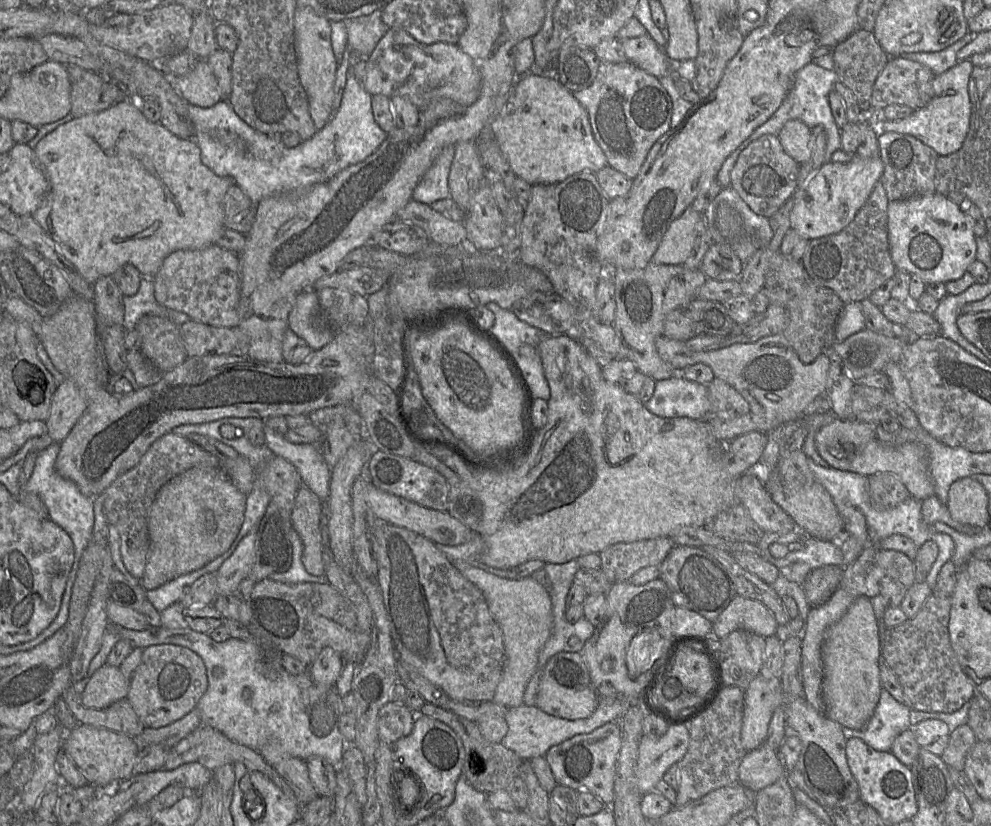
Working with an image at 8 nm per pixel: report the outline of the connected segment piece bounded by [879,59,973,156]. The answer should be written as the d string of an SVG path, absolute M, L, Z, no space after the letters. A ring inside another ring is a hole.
M969 59L958 61L945 72L933 79L933 96L923 107L901 120L886 120L880 132L898 132L911 135L931 147L939 156L947 156L958 151L967 135L971 116L971 103L968 93L969 77L973 64Z

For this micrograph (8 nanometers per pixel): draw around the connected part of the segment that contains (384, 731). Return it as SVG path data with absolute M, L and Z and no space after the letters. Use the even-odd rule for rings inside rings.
M388 701L378 713L377 725L380 741L391 745L410 734L416 715L404 702Z

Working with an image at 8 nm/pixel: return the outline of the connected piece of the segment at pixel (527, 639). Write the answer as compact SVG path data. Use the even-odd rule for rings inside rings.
M455 560L452 565L481 590L488 609L501 628L505 652L501 679L493 700L507 708L523 704L527 684L533 676L540 651L550 637L553 626L552 603L548 591L531 576L508 579L491 574L467 562Z

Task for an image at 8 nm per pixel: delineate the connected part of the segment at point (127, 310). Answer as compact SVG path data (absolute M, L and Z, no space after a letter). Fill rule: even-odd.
M145 276L135 294L123 297L124 321L122 327L125 331L134 330L138 320L146 315L158 315L168 318L180 326L191 318L188 314L169 309L159 304L154 295L153 277Z

